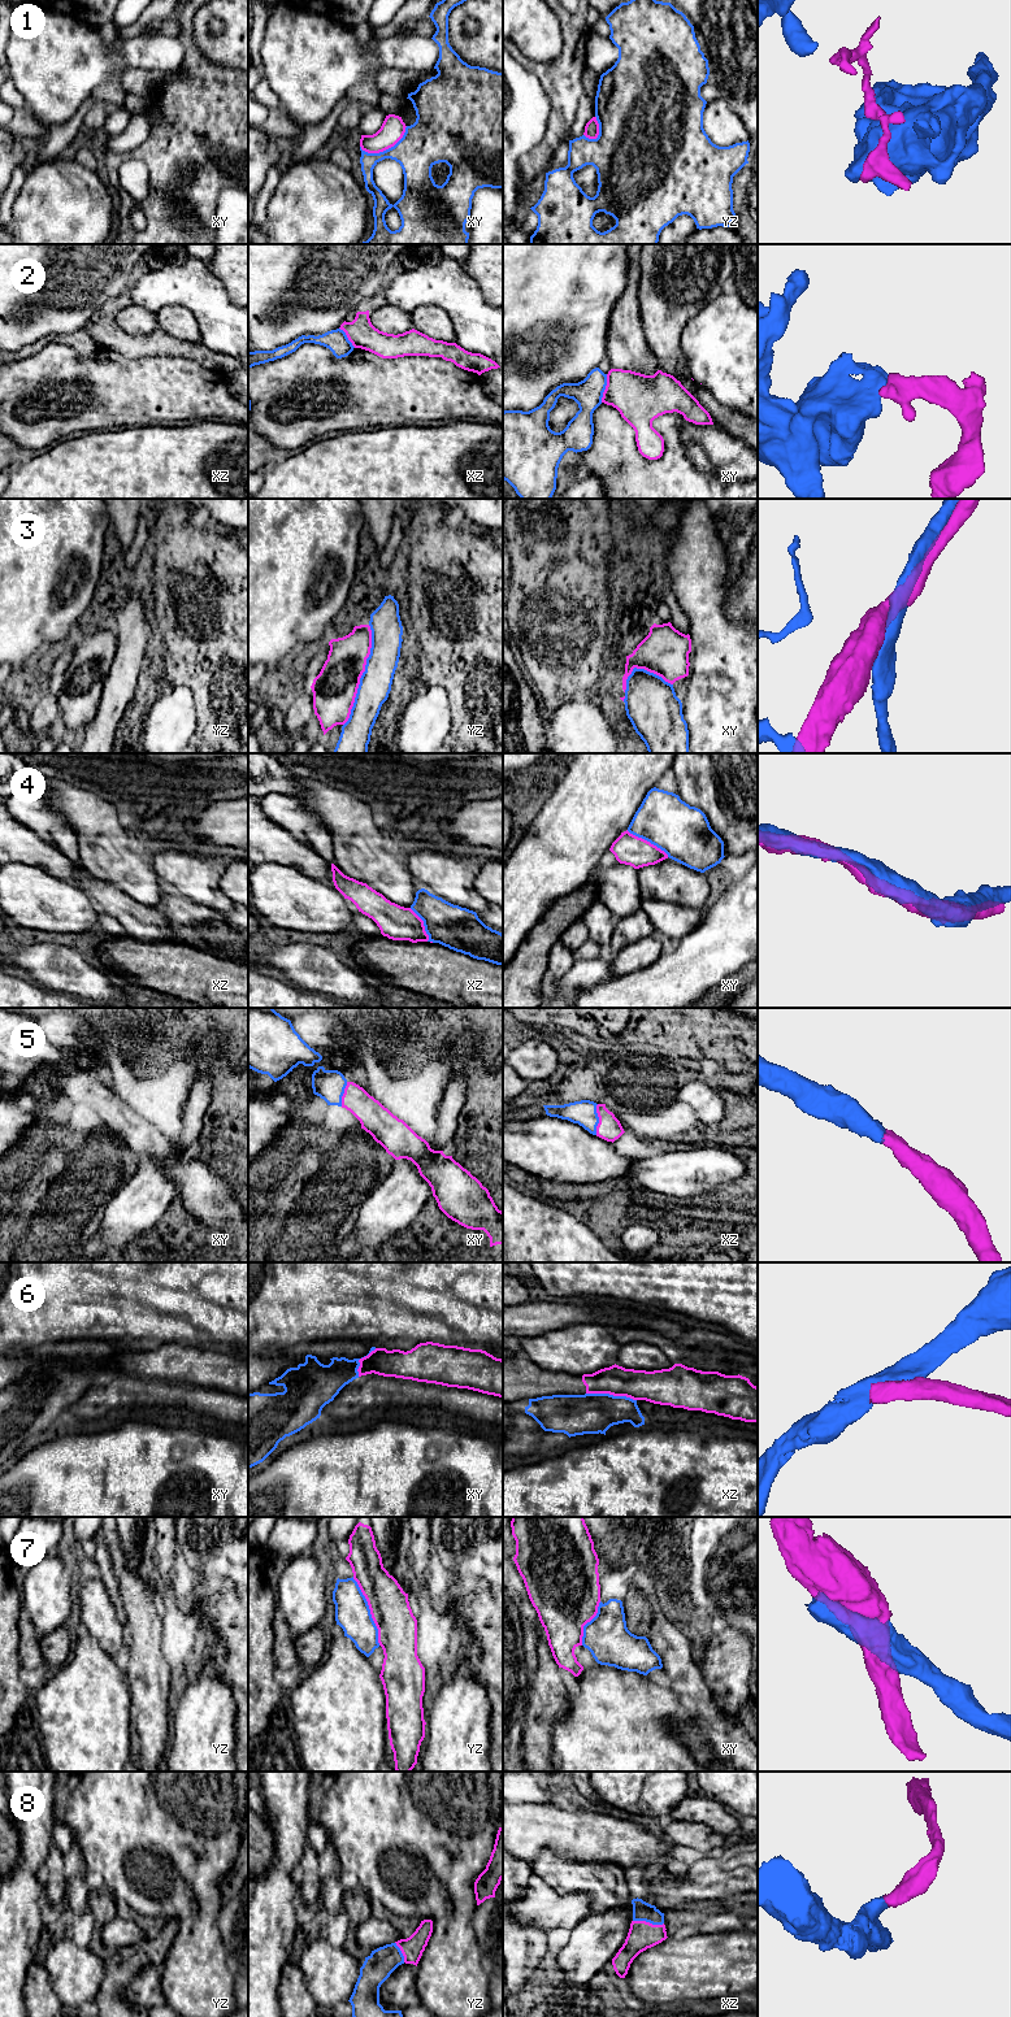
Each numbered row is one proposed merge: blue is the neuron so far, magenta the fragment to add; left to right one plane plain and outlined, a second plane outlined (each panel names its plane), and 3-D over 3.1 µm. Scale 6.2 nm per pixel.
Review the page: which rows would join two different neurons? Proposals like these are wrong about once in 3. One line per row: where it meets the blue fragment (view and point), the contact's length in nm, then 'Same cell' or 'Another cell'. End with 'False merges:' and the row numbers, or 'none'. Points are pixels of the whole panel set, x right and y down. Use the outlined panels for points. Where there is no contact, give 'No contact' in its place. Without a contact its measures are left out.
1: Touches blue at xy (386, 150). Shared border 320 nm. Another cell
2: Touches blue at xy (604, 388). Shared border 180 nm. Another cell
3: Touches blue at yz (361, 676). Shared border 650 nm. Same cell
4: Touches blue at xy (647, 840). Shared border 300 nm. Same cell
5: Touches blue at xz (598, 1120). Shared border 190 nm. Same cell
6: Touches blue at xz (611, 1395). Shared border 320 nm. Another cell
7: Touches blue at yz (369, 1611). Shared border 460 nm. Another cell
8: Touches blue at xz (649, 1921). Shared border 190 nm. Same cell
False merges: 1, 2, 6, 7

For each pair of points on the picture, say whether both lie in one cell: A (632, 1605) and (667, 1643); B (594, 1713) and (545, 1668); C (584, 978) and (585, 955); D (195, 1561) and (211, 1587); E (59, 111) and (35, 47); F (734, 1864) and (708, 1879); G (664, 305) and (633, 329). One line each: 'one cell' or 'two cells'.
A: two cells
B: two cells
C: two cells
D: two cells
E: one cell
F: one cell
G: two cells

